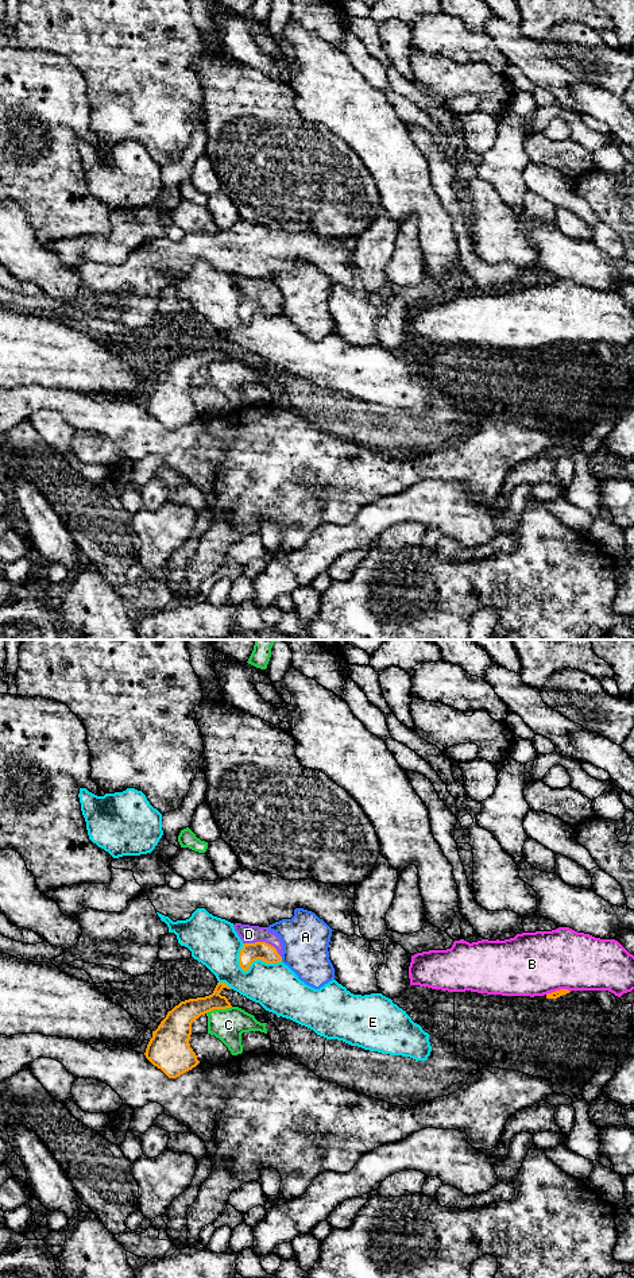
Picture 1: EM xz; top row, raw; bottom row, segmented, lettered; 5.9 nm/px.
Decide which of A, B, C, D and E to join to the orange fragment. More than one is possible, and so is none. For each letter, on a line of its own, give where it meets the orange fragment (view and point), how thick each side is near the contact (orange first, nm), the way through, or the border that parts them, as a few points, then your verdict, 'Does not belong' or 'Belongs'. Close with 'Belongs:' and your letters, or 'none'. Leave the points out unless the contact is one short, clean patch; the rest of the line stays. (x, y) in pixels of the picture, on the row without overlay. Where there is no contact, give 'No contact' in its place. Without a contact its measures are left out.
A: Touches orange at xz (281, 312). Thickness 110 nm (orange) against 280 nm. Does not belong
B: Touches orange at xz (557, 343). Thickness 50 nm (orange) against 380 nm. Does not belong
C: Touches orange at xz (219, 360). Thickness 150 nm (orange) against 190 nm. Does not belong
D: Touches orange at xz (265, 294). Thickness 110 nm (orange) against 110 nm. Path across: xz (259, 302), (265, 294), (248, 286). Belongs
E: Touches orange at xz (254, 312). Thickness 110 nm (orange) against 280 nm. Does not belong
Belongs: D

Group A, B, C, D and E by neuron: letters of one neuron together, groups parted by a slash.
A / B / C / D / E

